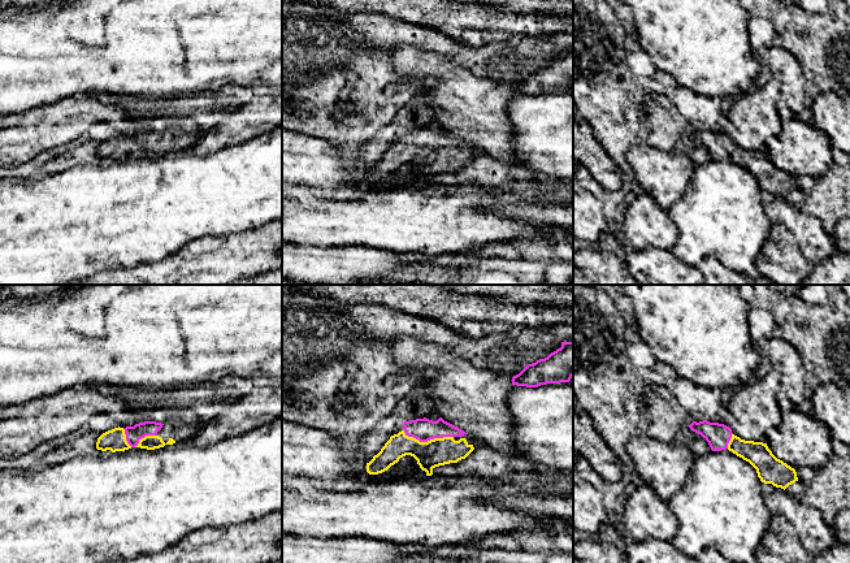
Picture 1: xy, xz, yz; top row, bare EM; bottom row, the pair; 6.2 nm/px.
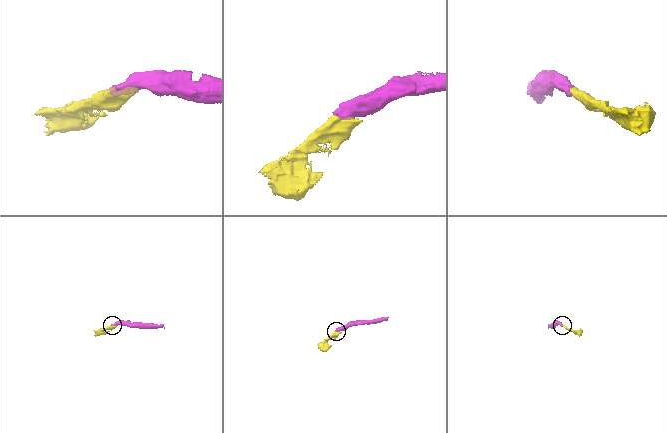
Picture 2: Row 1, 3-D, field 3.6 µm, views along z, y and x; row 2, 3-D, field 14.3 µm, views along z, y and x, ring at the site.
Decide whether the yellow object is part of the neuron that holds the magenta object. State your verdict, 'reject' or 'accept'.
accept

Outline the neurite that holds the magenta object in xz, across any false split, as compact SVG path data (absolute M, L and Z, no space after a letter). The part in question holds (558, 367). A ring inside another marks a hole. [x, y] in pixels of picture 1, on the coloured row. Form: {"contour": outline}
{"contour": "M561 342L561 347L547 358L528 364L512 377L512 385L538 387L546 384L569 382L573 377L573 342Z"}

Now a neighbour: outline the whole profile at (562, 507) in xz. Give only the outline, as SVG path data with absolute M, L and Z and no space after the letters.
M495 493L487 497L486 502L573 521L573 495L541 497L530 494Z

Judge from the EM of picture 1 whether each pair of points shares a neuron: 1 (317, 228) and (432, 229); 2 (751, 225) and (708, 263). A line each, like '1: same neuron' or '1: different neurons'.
1: same neuron
2: different neurons

